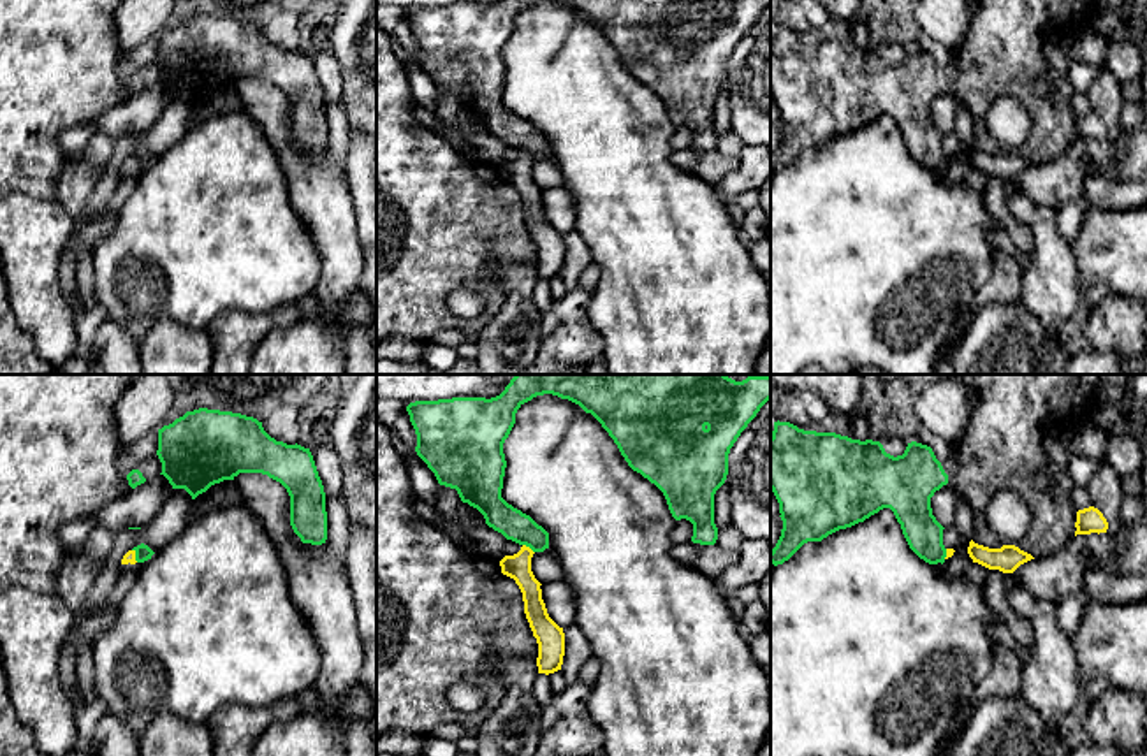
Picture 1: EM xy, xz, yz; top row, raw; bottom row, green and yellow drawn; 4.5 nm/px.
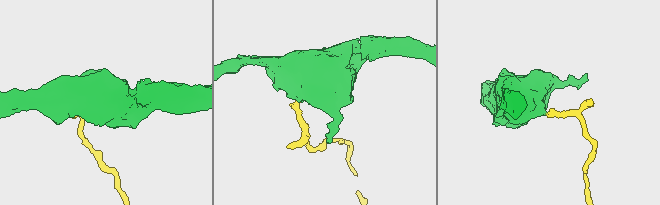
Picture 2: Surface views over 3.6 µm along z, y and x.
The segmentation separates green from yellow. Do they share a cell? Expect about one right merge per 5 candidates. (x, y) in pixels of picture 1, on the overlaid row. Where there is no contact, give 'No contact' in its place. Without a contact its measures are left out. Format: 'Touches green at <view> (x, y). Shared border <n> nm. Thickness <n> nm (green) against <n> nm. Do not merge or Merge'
Touches green at xz (528, 545). Shared border 70 nm. Thickness 140 nm (green) against 120 nm. Do not merge

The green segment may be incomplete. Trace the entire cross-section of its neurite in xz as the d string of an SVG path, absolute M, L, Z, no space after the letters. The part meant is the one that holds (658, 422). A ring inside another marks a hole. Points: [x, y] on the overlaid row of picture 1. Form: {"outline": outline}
{"outline": "M515 374L505 390L491 399L452 397L410 403L406 411L417 434L415 452L435 473L438 483L456 489L461 501L477 508L489 527L533 552L549 549L549 533L501 498L507 468L503 443L515 424L517 410L544 394L568 399L591 413L614 440L628 466L663 492L672 517L693 524L691 542L716 543L714 494L727 480L730 448L771 399L771 376L748 376L735 382L727 374Z"}

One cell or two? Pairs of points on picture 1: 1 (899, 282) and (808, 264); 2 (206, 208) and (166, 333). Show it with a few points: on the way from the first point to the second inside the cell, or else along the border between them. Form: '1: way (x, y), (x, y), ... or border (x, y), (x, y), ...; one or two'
1: way (876, 264), (831, 264); one
2: border (206, 327), (159, 320), (138, 343); two

